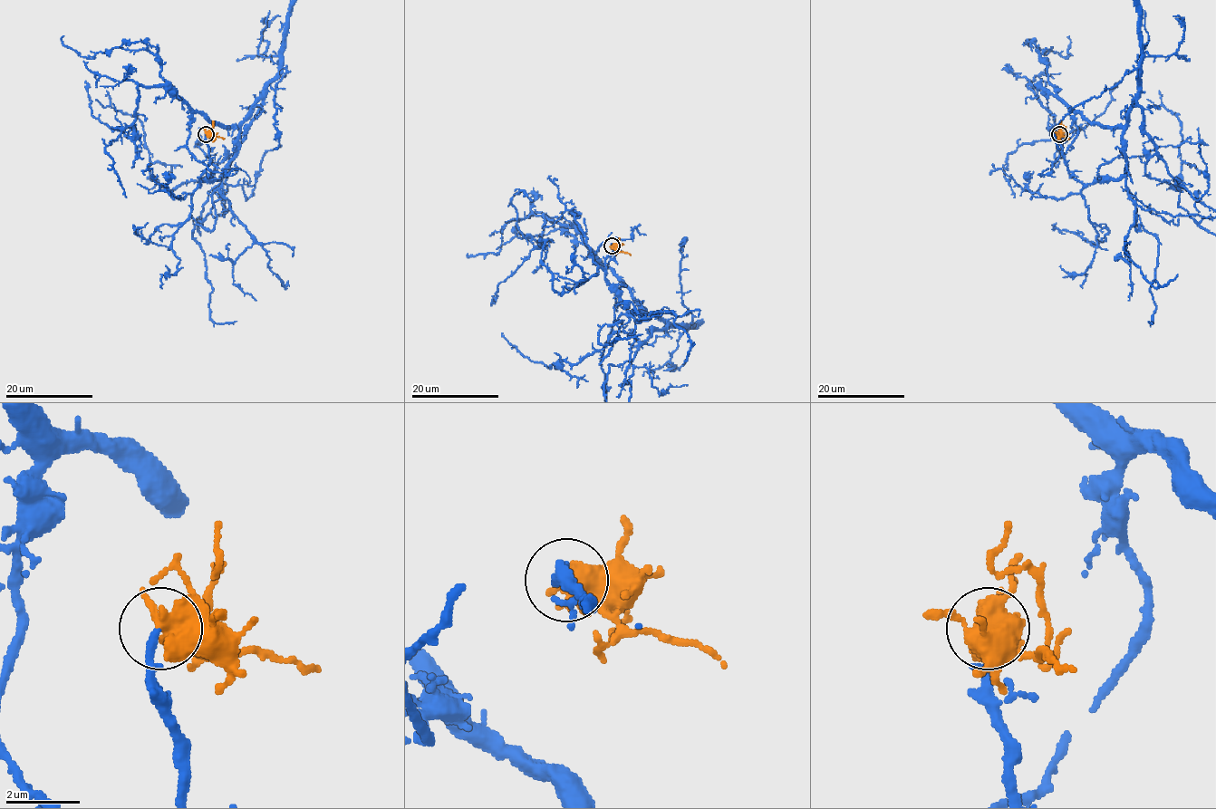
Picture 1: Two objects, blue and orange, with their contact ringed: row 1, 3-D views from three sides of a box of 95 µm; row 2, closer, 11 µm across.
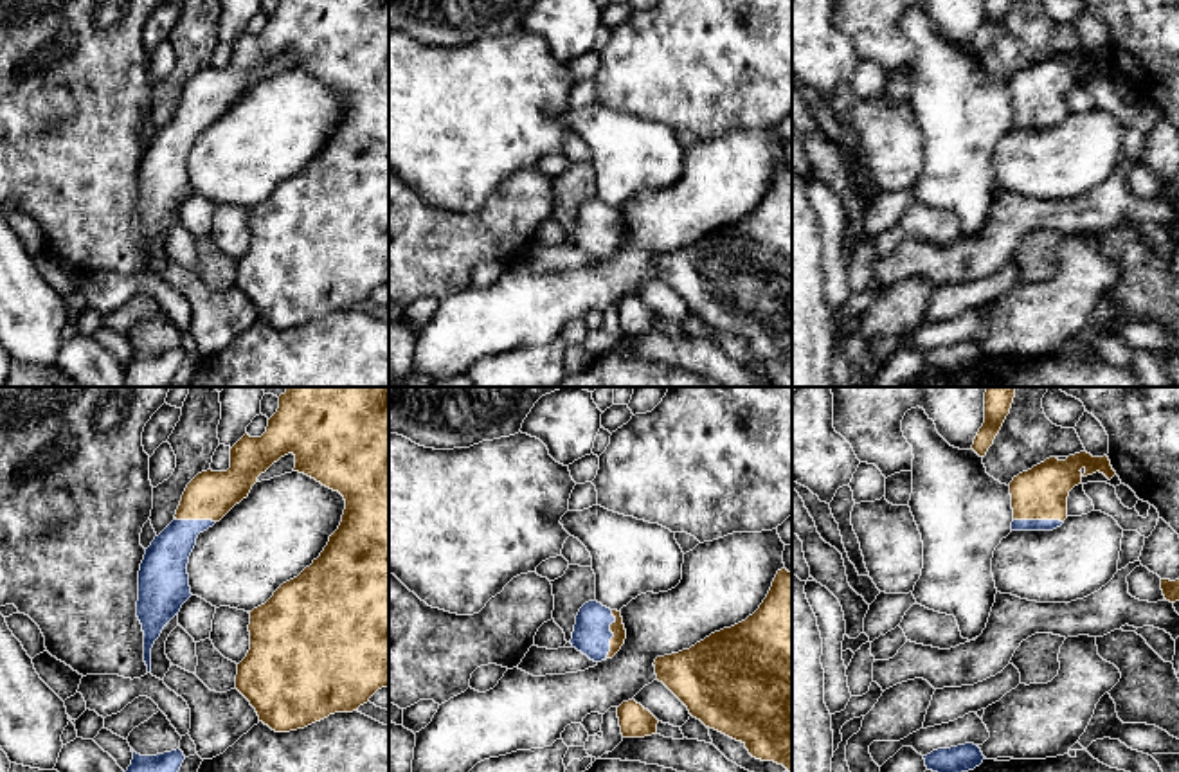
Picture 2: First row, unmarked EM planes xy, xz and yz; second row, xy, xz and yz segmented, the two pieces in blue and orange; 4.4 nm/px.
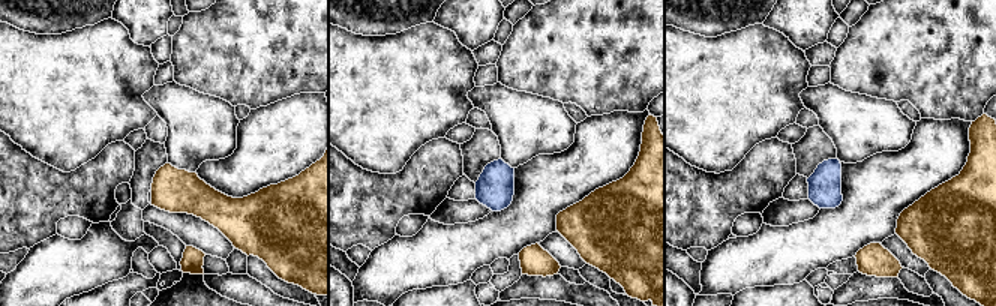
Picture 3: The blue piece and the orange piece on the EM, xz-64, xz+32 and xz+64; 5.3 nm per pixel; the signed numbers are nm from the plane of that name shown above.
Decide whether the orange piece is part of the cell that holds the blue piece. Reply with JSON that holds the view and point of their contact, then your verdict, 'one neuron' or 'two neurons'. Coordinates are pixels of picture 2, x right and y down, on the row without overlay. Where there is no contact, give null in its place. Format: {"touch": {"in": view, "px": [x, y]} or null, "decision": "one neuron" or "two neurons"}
{"touch": {"in": "xz", "px": [612, 231]}, "decision": "one neuron"}

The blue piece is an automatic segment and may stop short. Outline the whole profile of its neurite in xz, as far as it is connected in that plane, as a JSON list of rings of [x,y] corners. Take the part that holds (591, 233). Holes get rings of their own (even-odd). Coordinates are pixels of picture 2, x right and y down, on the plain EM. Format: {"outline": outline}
{"outline": [[[598,198],[585,200],[578,212],[571,241],[594,259],[612,256],[625,241],[626,227],[621,209]]]}

